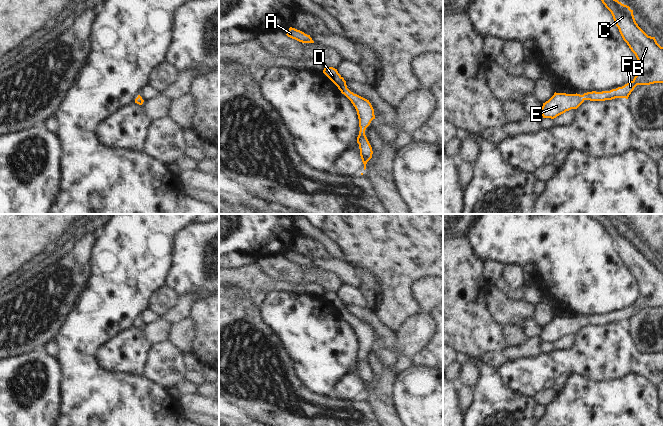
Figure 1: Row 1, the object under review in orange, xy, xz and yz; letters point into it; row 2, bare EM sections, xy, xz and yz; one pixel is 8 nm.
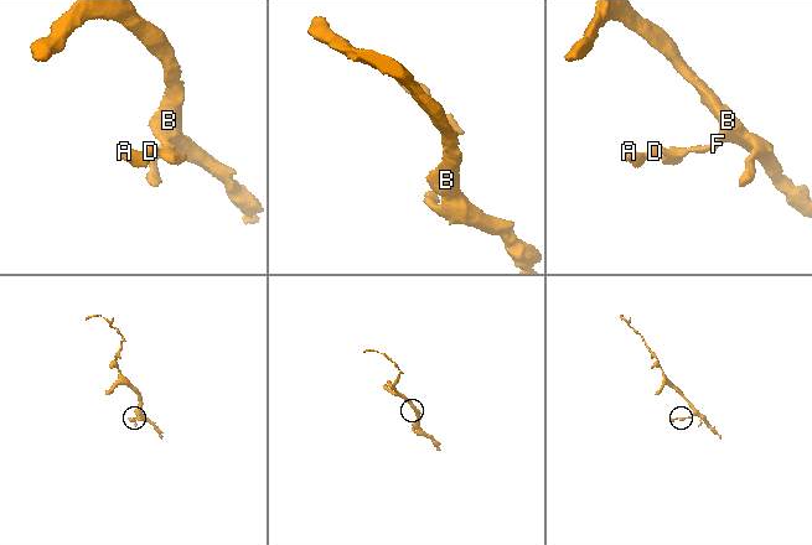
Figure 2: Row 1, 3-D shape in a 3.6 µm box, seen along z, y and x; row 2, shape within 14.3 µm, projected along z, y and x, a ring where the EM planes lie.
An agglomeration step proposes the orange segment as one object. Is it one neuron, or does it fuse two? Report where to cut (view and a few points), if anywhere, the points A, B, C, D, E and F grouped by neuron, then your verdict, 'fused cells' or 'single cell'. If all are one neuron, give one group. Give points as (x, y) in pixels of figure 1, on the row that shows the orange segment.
no cut | A B C D E F | single cell

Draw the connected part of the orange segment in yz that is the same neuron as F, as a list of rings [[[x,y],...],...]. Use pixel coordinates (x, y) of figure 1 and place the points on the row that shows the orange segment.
[[[601,0],[611,12],[614,22],[623,40],[635,54],[639,62],[639,72],[634,79],[622,87],[602,92],[580,94],[554,93],[541,108],[543,118],[554,119],[557,116],[577,109],[585,100],[605,101],[615,98],[628,99],[637,85],[663,83],[663,47],[655,37],[648,36],[636,23],[633,10],[618,0]]]

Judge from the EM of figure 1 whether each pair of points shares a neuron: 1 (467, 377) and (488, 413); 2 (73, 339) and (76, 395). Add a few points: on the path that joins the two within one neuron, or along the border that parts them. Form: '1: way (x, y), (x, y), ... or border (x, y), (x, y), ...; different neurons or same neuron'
1: border (471, 363), (480, 371), (480, 378), (474, 387); different neurons
2: way (76, 353), (76, 381); same neuron

